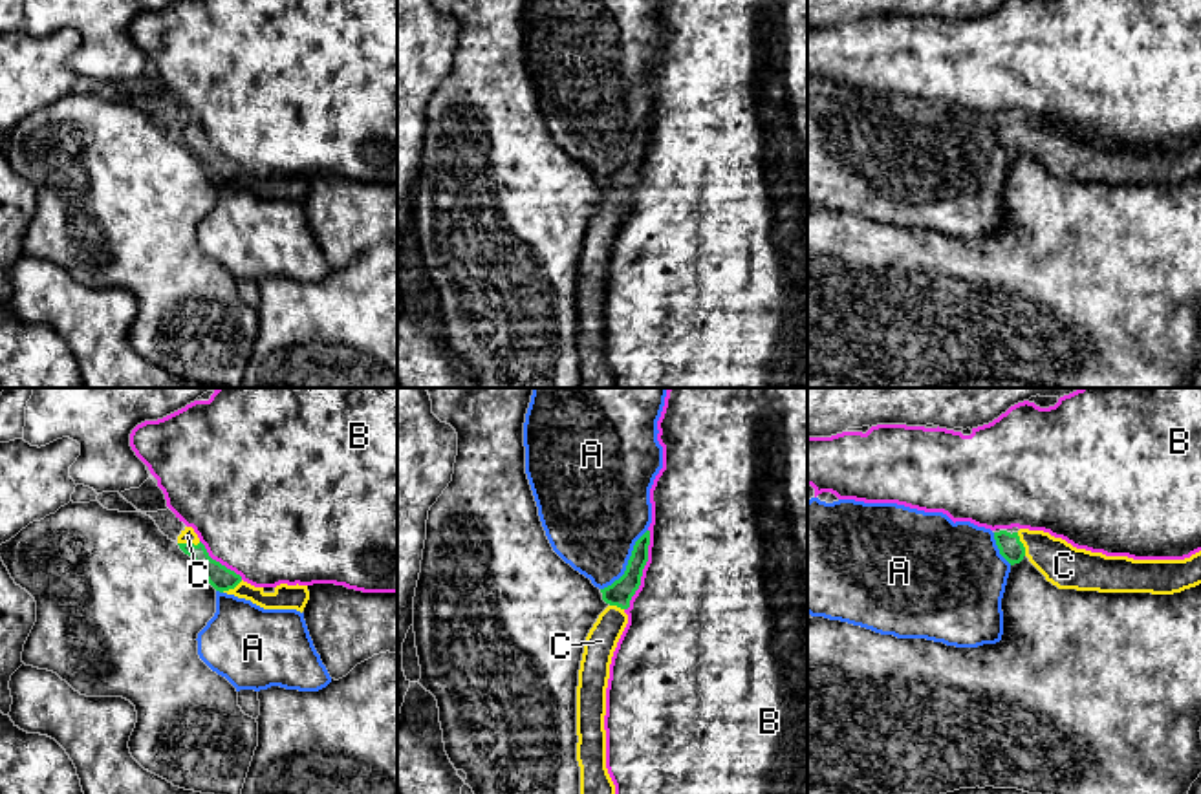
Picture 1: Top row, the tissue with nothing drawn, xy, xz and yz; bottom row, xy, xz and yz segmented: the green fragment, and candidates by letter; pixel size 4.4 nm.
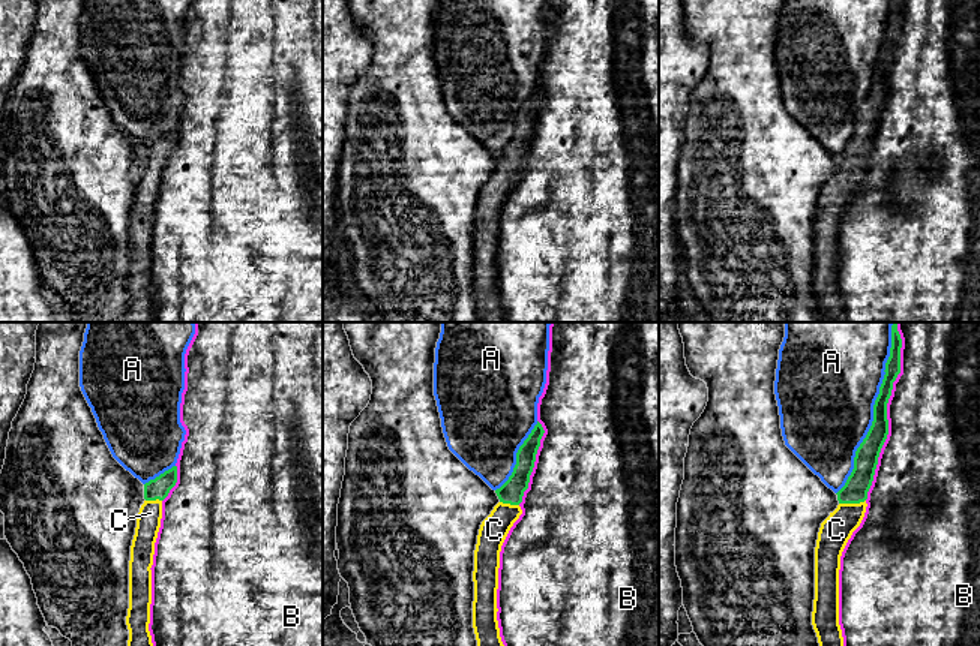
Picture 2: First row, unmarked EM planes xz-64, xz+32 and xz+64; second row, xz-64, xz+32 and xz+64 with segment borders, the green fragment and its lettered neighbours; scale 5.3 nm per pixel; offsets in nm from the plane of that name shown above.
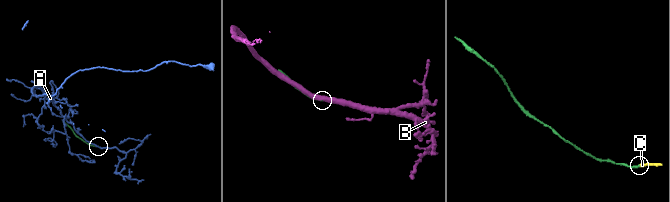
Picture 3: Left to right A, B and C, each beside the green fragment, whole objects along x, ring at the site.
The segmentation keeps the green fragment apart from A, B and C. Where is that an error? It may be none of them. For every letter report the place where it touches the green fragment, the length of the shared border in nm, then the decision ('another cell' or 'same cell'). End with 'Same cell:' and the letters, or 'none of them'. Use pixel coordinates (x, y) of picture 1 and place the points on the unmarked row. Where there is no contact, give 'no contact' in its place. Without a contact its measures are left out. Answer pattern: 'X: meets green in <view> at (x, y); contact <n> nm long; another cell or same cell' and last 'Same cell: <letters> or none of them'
A: meets green in xz at (628, 152); contact 340 nm long; another cell
B: meets green in xz at (643, 158); contact 380 nm long; another cell
C: meets green in yz at (1022, 134); contact 110 nm long; same cell
Same cell: C

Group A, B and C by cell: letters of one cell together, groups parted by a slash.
A / B / C

